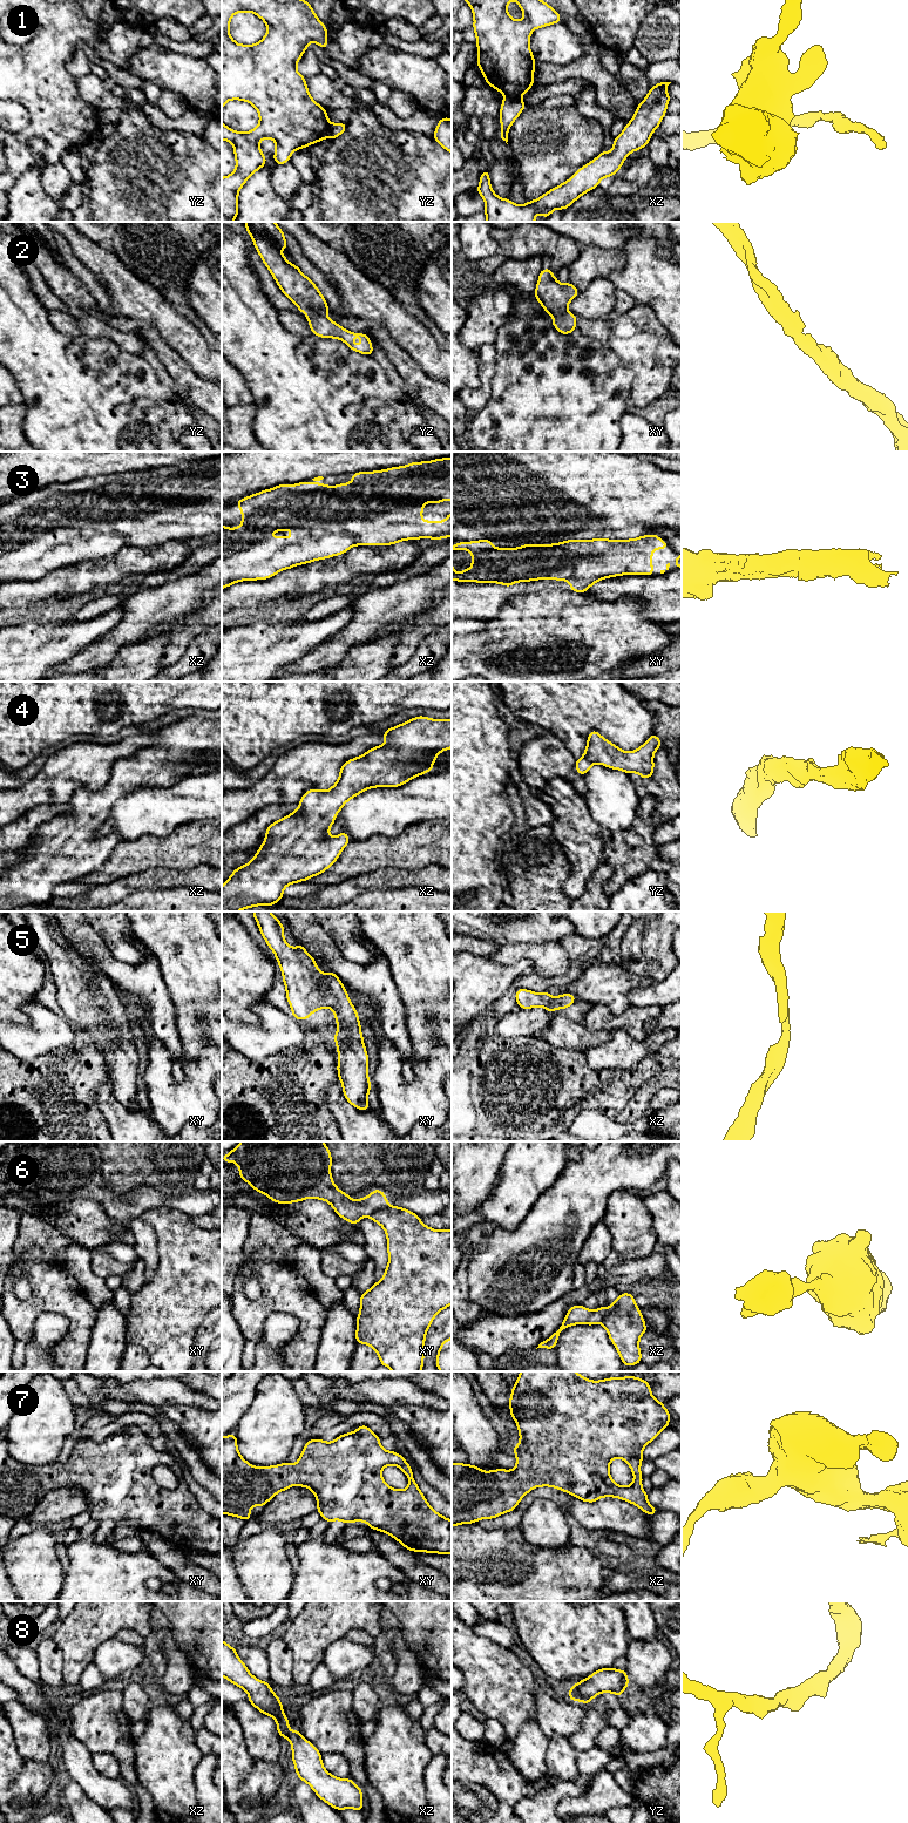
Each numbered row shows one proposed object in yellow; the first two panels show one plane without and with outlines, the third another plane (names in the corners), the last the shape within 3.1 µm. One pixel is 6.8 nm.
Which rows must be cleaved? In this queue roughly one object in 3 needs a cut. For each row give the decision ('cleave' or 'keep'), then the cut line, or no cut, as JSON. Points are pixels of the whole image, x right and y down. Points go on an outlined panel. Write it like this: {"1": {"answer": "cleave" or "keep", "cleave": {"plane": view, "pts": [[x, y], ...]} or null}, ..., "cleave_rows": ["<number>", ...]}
{"1": {"answer": "cleave", "cleave": {"plane": "xz", "pts": [[506, 96], [519, 97]]}}, "2": {"answer": "keep", "cleave": null}, "3": {"answer": "keep", "cleave": null}, "4": {"answer": "keep", "cleave": null}, "5": {"answer": "keep", "cleave": null}, "6": {"answer": "cleave", "cleave": {"plane": "xz", "pts": [[610, 1309], [601, 1322]]}}, "7": {"answer": "keep", "cleave": null}, "8": {"answer": "keep", "cleave": null}, "cleave_rows": ["1", "6"]}

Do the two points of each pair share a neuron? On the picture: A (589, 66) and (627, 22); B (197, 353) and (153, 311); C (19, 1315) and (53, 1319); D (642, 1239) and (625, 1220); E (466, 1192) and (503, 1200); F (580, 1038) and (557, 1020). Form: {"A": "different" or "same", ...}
{"A": "different", "B": "same", "C": "different", "D": "same", "E": "different", "F": "same"}

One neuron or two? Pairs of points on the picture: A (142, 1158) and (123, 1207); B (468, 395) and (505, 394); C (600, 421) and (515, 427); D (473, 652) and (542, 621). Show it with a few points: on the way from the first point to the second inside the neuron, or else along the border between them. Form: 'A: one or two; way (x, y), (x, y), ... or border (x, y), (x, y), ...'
A: two; border (137, 1188), (153, 1186), (164, 1197)
B: two; border (496, 367), (487, 402), (472, 414)
C: one; way (578, 421), (567, 421), (557, 428), (536, 425)
D: one; way (490, 652), (495, 652), (524, 623)

